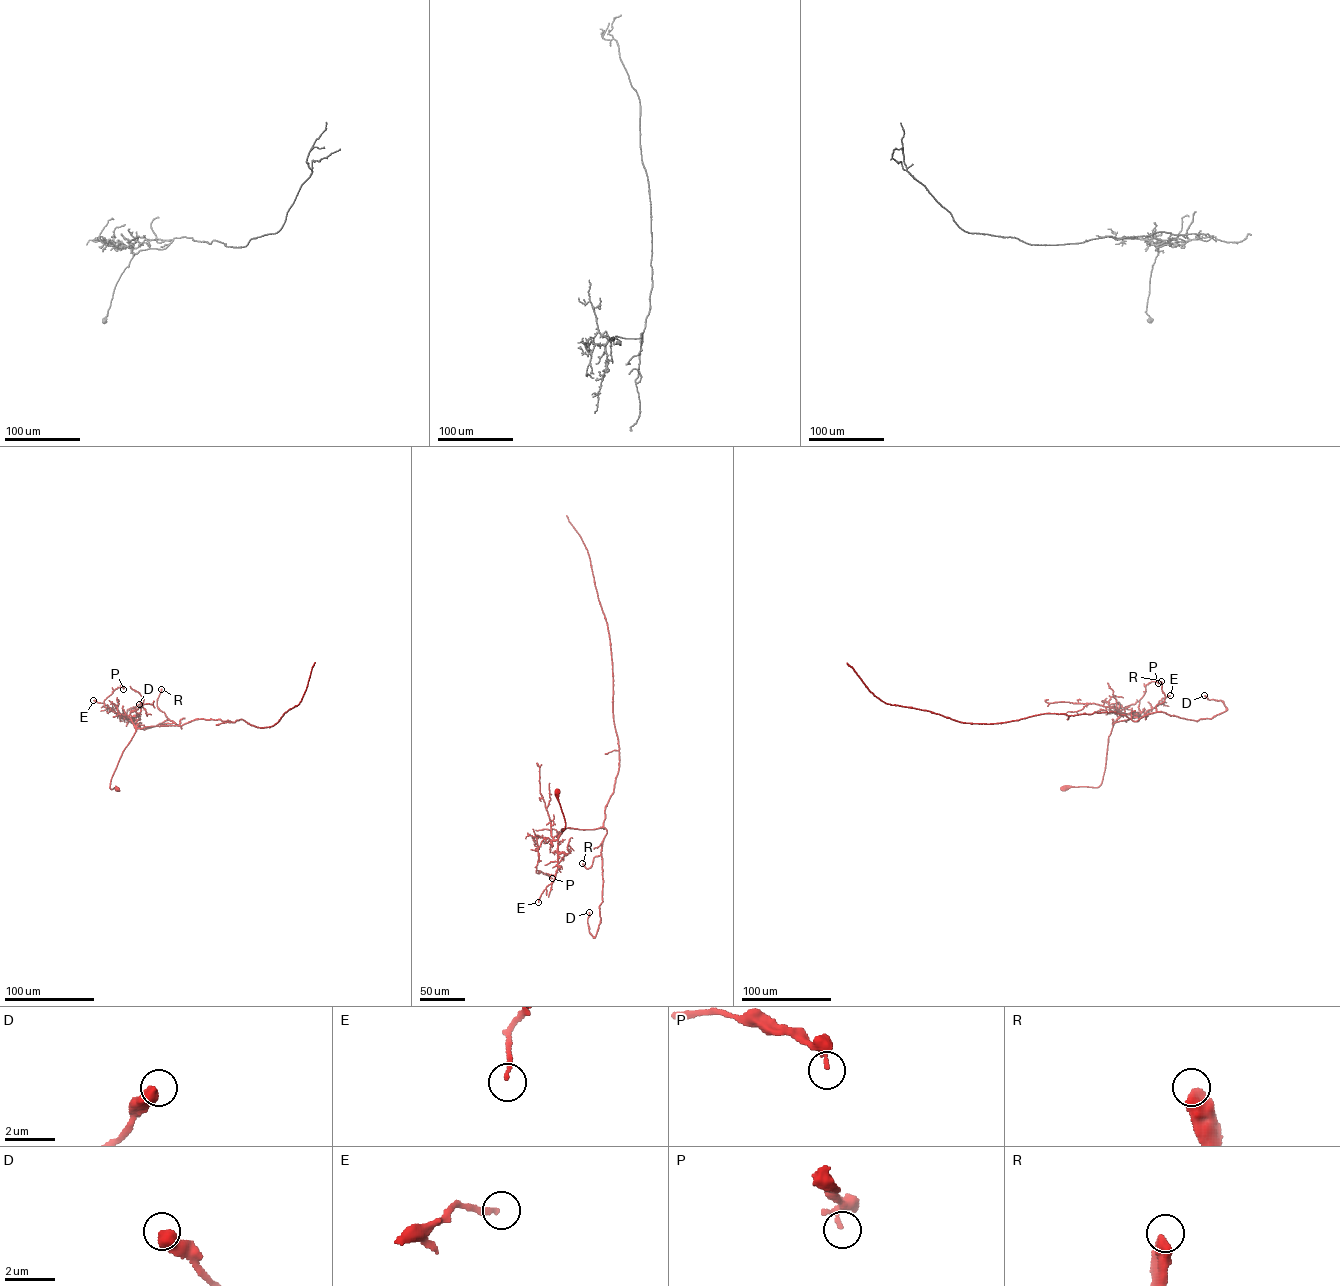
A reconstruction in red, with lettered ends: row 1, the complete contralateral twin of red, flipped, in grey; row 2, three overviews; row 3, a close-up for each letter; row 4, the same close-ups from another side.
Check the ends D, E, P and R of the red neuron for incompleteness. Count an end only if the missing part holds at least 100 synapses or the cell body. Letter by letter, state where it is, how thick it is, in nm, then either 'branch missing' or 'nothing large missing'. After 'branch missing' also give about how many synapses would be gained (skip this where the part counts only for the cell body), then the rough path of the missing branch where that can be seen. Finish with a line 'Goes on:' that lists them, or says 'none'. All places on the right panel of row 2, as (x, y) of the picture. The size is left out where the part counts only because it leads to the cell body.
D: (1204, 695) | 500 nm | nothing large missing
E: (1170, 695) | 160 nm | nothing large missing
P: (1158, 683) | 190 nm | nothing large missing
R: (1161, 681) | 500 nm | nothing large missing
Goes on: none

